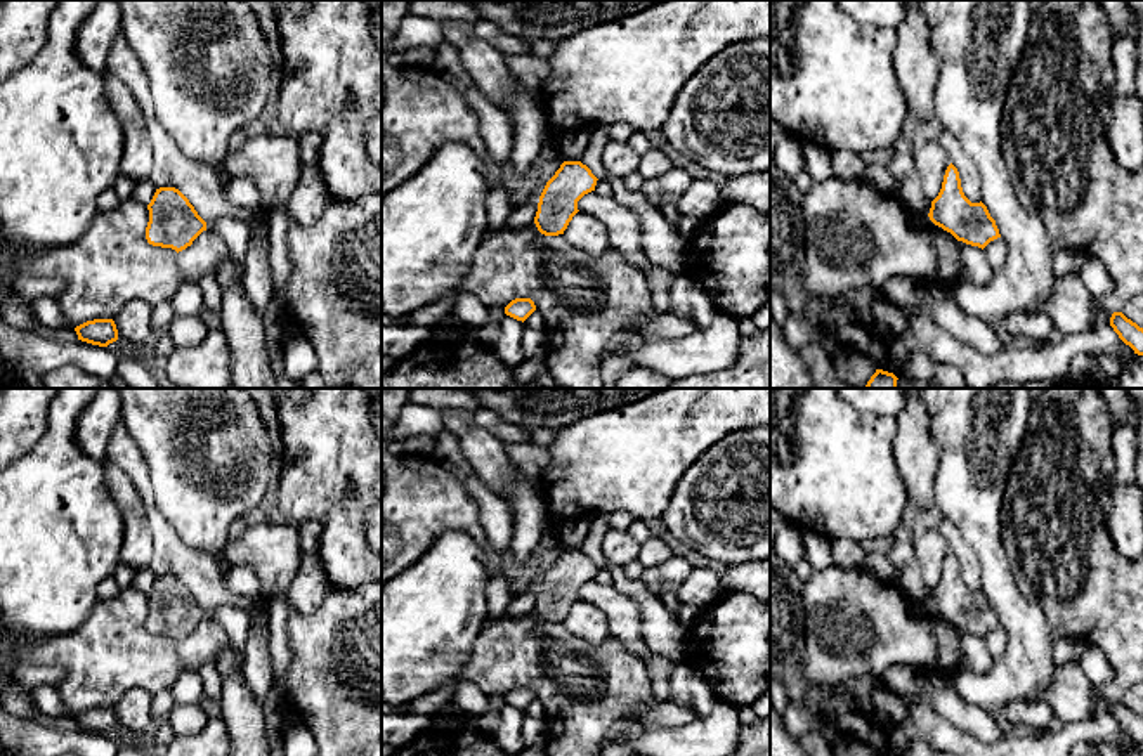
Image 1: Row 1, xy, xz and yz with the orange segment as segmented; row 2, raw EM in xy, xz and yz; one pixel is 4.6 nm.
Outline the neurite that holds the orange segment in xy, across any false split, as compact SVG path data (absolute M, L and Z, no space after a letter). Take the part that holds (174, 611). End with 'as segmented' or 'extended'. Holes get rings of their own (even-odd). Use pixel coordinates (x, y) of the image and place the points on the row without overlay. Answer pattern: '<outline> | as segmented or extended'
M175 576L156 577L147 598L146 628L153 635L172 636L179 642L206 619L206 610Z | as segmented

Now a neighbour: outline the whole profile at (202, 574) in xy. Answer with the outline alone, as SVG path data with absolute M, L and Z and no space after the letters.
M123 423L113 430L106 456L128 475L144 501L154 539L149 570L156 577L179 577L206 612L231 603L248 612L253 629L265 629L269 633L267 602L234 595L227 588L229 567L220 567L215 558L189 548L160 512L147 461Z

